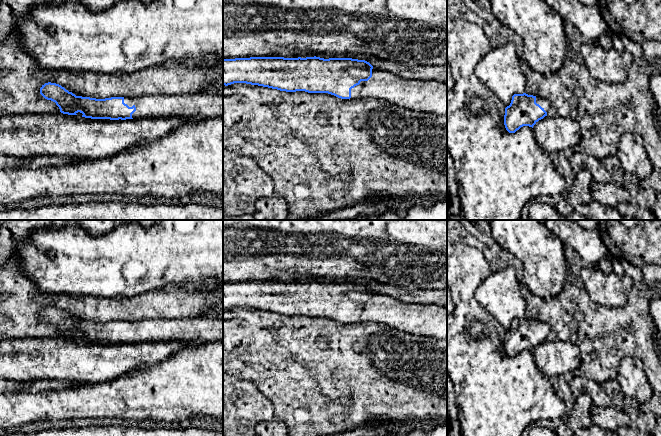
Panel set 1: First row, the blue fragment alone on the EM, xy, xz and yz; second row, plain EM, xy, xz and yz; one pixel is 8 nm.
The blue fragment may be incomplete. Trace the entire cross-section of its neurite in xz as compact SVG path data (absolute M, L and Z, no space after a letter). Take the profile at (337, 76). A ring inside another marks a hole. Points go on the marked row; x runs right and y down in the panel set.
M250 57L223 59L223 85L246 83L286 92L328 93L341 99L372 97L416 111L447 114L447 83L407 79L352 58Z

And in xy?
M45 83L40 94L68 115L82 113L91 119L126 120L141 118L223 118L223 96L213 93L148 95L96 99L76 96L56 83Z

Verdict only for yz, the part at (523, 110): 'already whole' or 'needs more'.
needs more

